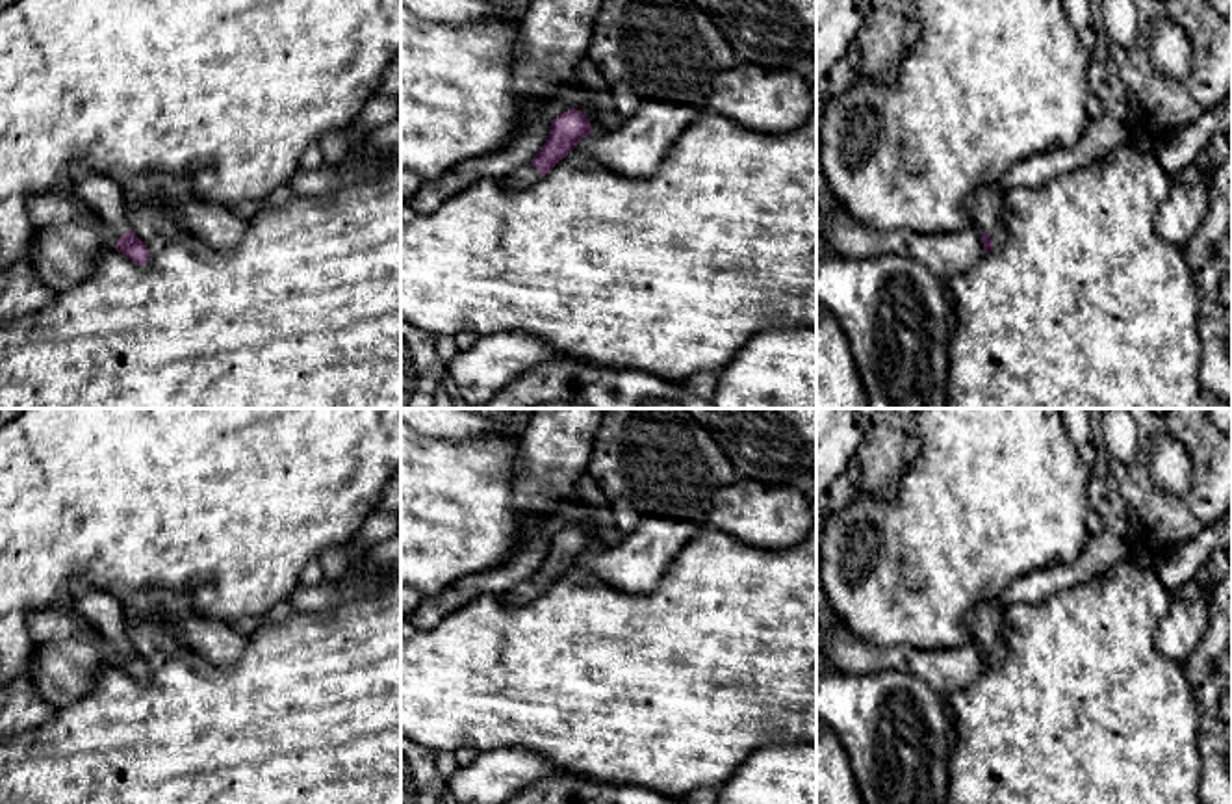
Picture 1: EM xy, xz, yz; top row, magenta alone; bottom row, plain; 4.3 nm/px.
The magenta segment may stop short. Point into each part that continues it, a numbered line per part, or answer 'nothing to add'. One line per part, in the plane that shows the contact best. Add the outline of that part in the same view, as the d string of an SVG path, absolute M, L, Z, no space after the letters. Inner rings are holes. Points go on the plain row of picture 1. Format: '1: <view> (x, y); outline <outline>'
1: xy (101, 611); outline M85 583L72 585L72 602L80 620L106 639L108 665L117 667L117 655L132 644L124 603Z

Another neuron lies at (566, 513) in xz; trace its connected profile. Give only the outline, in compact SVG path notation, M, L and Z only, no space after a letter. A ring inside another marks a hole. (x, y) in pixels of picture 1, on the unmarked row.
M560 499L551 507L555 511L542 524L544 535L553 537L568 525L581 525L590 535L592 551L601 551L597 538L599 529L592 520L594 509L590 505L581 499Z

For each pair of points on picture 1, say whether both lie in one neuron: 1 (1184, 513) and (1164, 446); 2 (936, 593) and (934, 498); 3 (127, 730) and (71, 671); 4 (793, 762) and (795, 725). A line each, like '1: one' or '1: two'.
1: two
2: one
3: two
4: two

